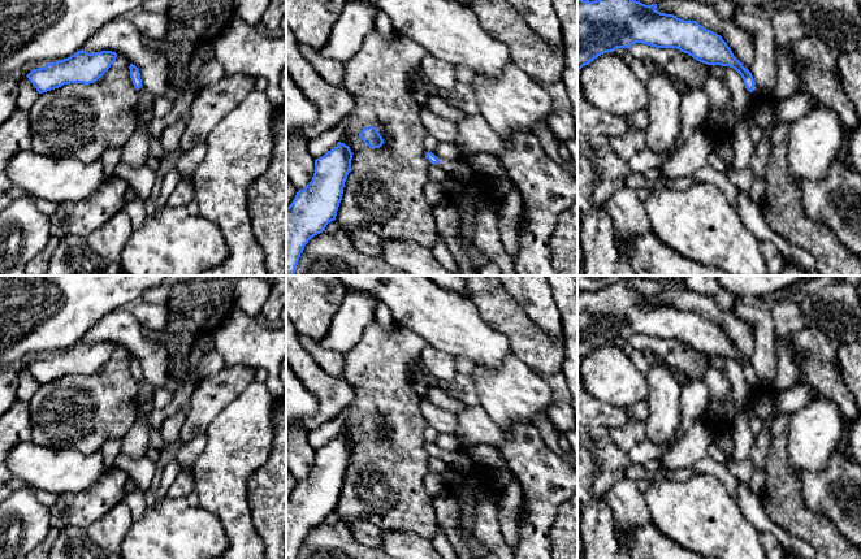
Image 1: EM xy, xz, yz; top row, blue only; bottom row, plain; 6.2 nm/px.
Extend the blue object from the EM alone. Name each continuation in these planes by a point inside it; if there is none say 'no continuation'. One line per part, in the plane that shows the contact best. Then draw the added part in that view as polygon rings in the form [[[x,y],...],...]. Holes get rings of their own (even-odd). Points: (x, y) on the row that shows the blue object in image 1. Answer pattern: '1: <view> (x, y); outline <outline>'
1: xz (458, 169); outline [[[432,152],[437,159],[438,164],[432,164],[428,159],[427,161],[429,165],[438,166],[444,172],[447,173],[447,176],[455,181],[466,181],[470,179],[473,176],[473,169],[472,166],[467,165],[462,159],[449,161],[441,159],[436,152]]]

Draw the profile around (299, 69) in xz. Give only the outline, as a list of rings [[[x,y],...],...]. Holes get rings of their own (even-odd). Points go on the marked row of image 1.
[[[287,23],[286,70],[304,96],[319,108],[319,120],[303,131],[308,140],[334,127],[354,108],[352,95],[325,82],[302,56],[299,42]]]

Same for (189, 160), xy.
[[[202,143],[189,151],[183,151],[178,159],[176,169],[182,178],[191,178],[207,153],[207,144]]]

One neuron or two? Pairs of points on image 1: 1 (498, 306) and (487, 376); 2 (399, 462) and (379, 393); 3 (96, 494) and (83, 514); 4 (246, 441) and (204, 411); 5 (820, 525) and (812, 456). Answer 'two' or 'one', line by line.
1: two
2: one
3: one
4: two
5: two

